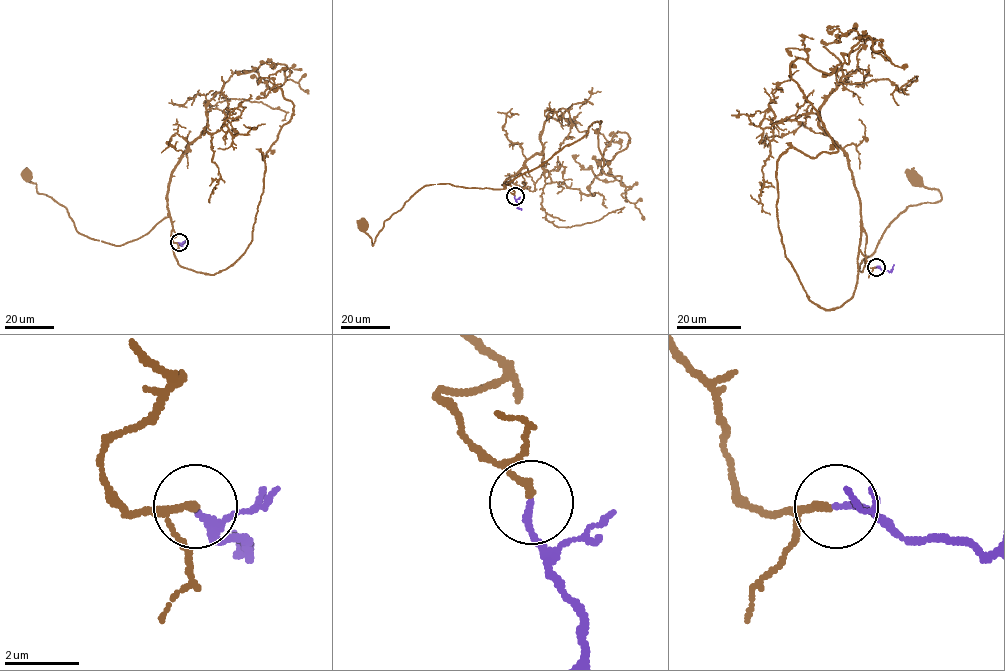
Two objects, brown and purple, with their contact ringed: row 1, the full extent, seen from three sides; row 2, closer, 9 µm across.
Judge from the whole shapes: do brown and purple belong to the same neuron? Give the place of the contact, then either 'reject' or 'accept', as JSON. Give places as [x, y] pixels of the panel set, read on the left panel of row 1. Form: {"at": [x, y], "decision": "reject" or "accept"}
{"at": [179, 242], "decision": "accept"}

